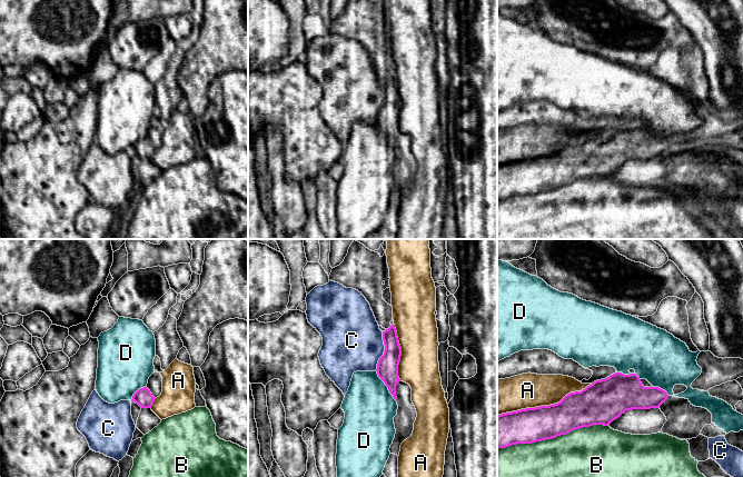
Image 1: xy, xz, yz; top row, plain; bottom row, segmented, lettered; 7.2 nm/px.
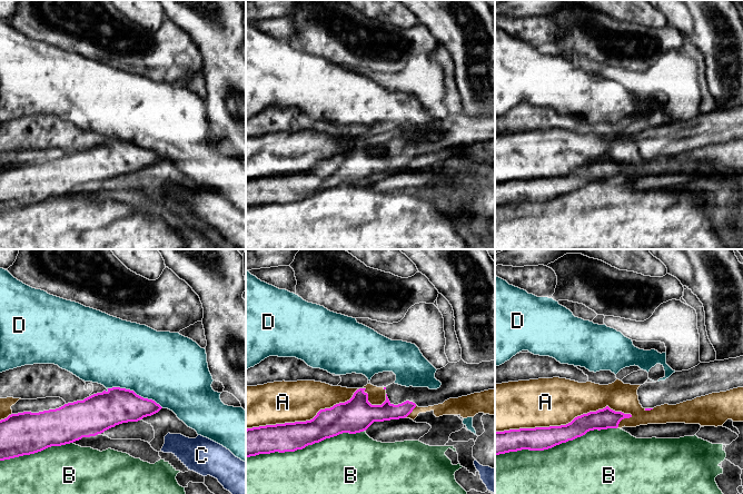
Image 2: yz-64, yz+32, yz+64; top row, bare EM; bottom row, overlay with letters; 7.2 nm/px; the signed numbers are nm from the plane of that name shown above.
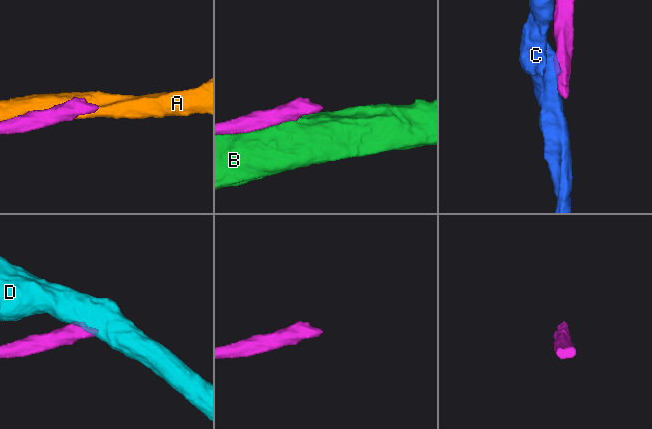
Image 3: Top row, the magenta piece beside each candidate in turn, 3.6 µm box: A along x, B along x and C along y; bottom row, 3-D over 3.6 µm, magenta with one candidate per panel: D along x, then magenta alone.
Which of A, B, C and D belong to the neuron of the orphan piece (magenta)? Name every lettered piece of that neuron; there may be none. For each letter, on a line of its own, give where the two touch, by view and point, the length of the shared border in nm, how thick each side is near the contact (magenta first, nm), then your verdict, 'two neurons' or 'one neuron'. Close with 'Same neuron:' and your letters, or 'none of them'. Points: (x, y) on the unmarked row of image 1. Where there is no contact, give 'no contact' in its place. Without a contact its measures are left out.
A: contact yz (544, 157); length 750 nm; calibres 260 and 260 nm; two neurons
B: contact yz (552, 188); length 800 nm; calibres 260 and 480 nm; two neurons
C: contact xz (384, 102); length 300 nm; calibres 160 and 440 nm; two neurons
D: contact xz (386, 136); length 280 nm; calibres 160 and 380 nm; two neurons
Same neuron: none of them

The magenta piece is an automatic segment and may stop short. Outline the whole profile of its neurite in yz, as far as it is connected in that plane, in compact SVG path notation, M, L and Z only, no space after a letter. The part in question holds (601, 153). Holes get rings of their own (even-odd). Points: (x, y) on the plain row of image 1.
M615 123L559 153L497 167L497 199L532 195L593 176L608 177L626 161L658 159L668 146L636 125Z

